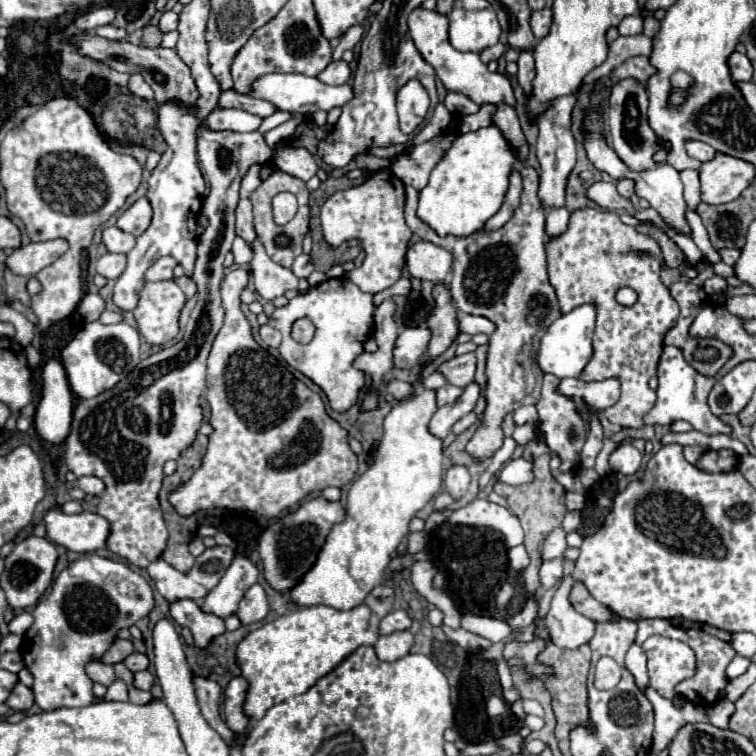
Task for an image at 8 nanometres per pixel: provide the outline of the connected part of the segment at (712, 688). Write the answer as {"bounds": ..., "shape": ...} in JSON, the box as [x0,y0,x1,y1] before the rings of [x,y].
{"bounds":[636,619,736,707],"shape":[[[640,619],[638,621],[636,643],[642,645],[642,639],[648,639],[652,635],[664,635],[664,637],[670,637],[670,639],[678,639],[678,641],[686,643],[696,653],[696,673],[690,679],[680,681],[676,685],[676,691],[684,699],[688,699],[688,701],[692,701],[700,707],[708,707],[708,705],[716,703],[720,699],[722,691],[724,691],[724,685],[726,685],[726,675],[724,675],[726,665],[736,657],[736,651],[732,649],[732,645],[726,643],[726,641],[720,641],[718,637],[712,637],[712,635],[704,633],[702,629],[696,629],[696,627],[692,627],[692,629],[676,627],[676,625],[670,625],[670,621],[666,621],[666,619]]]}

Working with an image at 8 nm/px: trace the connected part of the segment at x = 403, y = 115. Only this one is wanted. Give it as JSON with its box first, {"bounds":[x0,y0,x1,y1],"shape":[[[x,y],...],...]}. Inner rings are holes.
{"bounds":[398,79,428,135],"shape":[[[410,79],[404,87],[398,89],[398,117],[400,117],[400,131],[410,135],[428,113],[428,93],[424,87]]]}

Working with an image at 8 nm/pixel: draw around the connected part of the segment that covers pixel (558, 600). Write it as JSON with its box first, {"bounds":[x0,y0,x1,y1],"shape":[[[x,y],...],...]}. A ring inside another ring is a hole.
{"bounds":[544,576,594,649],"shape":[[[571,576],[562,580],[558,591],[554,593],[550,611],[544,619],[552,643],[562,649],[576,649],[588,643],[594,635],[594,621],[576,613],[567,599],[574,583]]]}

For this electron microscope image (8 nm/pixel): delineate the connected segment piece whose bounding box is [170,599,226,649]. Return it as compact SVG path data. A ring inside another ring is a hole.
M190 599L172 603L170 605L170 615L178 625L188 627L192 631L194 643L196 643L198 649L208 647L208 643L212 643L214 637L218 637L218 635L222 635L226 631L224 621L220 617L202 613L198 603L190 601Z

